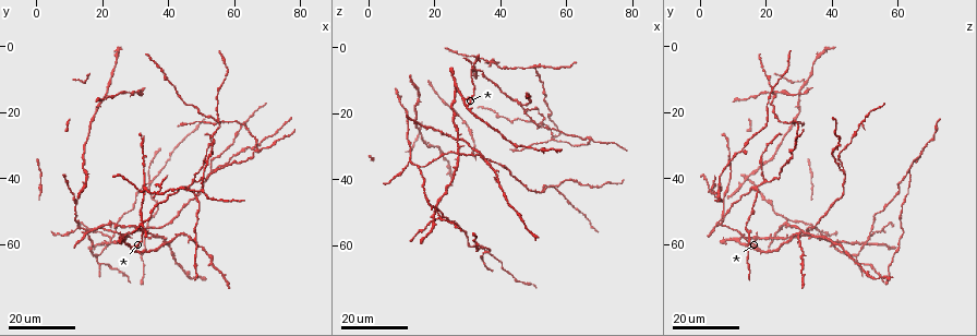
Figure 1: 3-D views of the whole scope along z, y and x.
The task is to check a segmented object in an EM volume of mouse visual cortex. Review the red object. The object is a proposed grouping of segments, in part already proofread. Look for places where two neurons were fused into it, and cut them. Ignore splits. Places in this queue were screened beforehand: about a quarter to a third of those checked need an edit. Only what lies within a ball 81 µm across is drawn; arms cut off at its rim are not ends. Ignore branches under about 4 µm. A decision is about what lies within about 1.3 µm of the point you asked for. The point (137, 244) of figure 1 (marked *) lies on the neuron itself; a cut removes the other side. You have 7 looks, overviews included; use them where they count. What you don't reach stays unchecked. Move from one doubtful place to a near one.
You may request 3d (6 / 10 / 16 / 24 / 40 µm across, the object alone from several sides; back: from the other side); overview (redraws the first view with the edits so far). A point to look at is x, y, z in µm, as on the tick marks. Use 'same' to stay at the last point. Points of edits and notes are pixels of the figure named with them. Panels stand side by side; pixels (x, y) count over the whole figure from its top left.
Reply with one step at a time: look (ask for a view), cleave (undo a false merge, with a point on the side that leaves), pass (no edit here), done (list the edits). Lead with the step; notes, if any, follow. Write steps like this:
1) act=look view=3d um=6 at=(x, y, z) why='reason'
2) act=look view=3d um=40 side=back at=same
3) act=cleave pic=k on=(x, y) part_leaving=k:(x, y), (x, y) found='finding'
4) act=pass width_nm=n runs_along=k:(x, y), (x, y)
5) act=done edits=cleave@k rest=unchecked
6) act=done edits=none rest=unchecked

act=look view=3d um=24 at=(12.0, 54.5, 34.0) why='thin arm on a thick one'

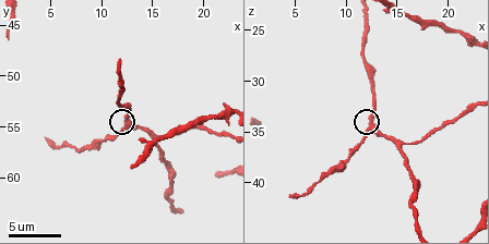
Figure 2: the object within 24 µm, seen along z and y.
act=look view=3d um=10 at=(12.2, 55.0, 34.6) why='closer look'

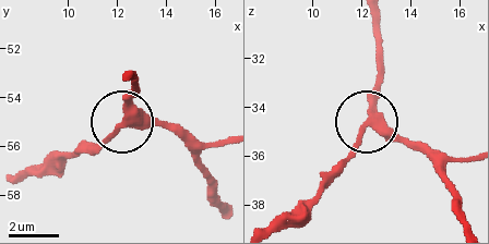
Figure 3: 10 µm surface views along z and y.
act=pass arms=3 runs_along=3:(468, 157), (438, 161), (368, 127), (340, 166) found='continuous, no second neuron'

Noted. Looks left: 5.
act=look view=3d um=16 at=(31.0, 54.0, 6.0) why='four arms meet'

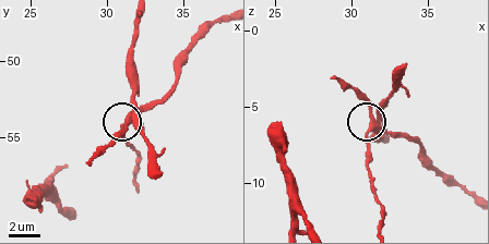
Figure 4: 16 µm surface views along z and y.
act=look view=3d um=10 at=(31.4, 54.2, 5.6)

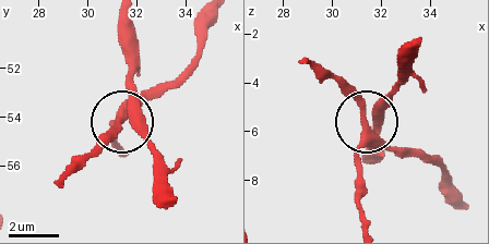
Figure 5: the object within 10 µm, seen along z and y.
act=pass runs_along=5:(368, 226), (356, 194), (365, 113), (321, 65) found='one neuron here'

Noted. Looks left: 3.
act=look view=3d um=24 at=(37.0, 44.5, 4.0) why='thin arm on a thick one'

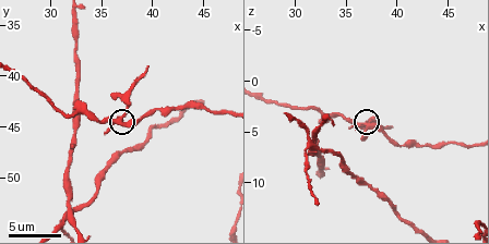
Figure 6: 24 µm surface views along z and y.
act=look view=3d um=6 at=(36.4, 44.4, 4.4)

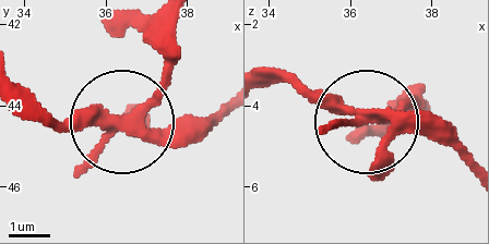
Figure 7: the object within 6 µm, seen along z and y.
act=cleave pic=7 on=(86, 167) side_arm_um=6 part_leaving=7:(130, 119), (162, 70), (162, 19) found='a second neuron is stuck on'

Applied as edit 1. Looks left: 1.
act=done edits=cleave@7 rest=unchecked

